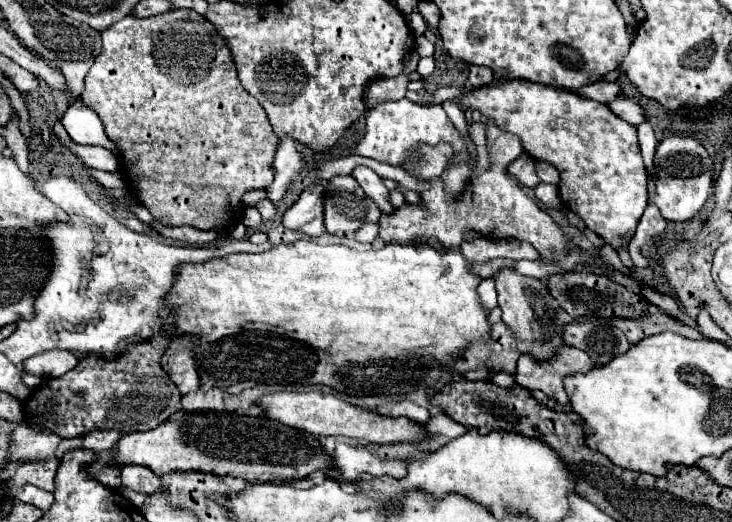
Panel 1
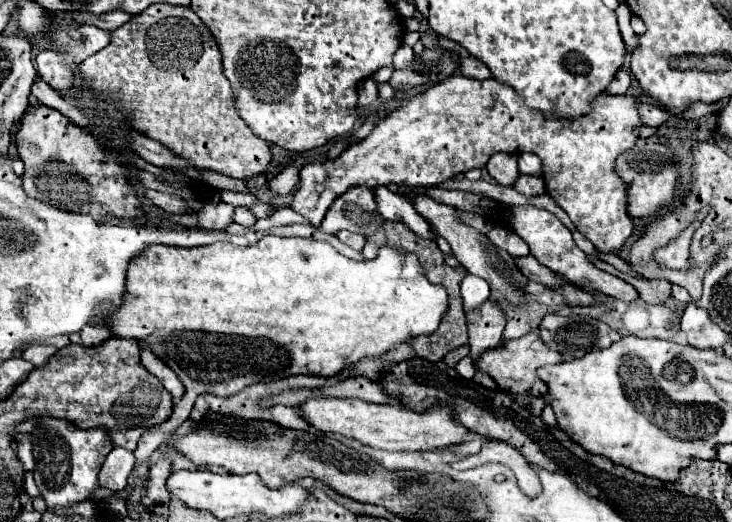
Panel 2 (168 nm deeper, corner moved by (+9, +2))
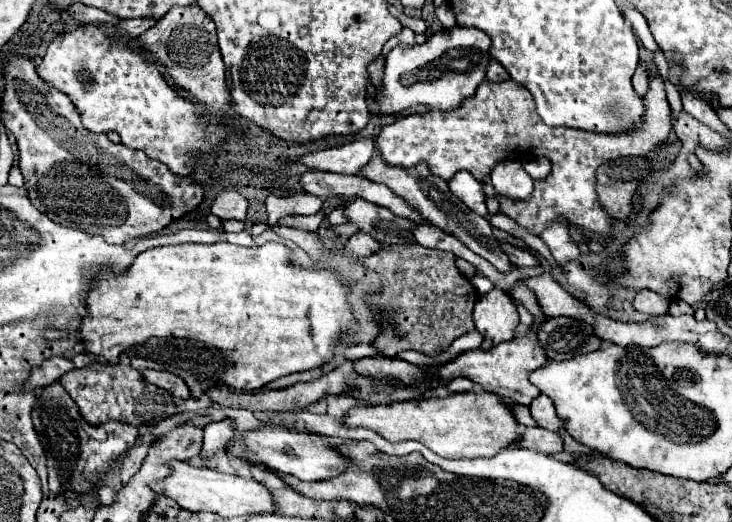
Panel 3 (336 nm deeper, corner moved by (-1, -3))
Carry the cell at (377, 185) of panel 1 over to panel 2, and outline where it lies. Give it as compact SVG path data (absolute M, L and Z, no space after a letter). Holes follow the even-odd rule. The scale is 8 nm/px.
M376 186L374 188L374 198L376 198L378 212L380 212L380 216L384 220L402 222L402 224L410 226L416 234L422 234L424 238L432 238L434 240L434 236L430 234L428 222L420 214L416 216L416 210L414 210L410 200L406 200L400 194L390 192L386 186Z

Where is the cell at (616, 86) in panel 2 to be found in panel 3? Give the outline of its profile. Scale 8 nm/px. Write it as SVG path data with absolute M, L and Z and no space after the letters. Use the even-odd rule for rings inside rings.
M640 63L636 67L636 73L632 77L632 83L634 83L634 89L638 95L644 95L644 91L648 91L648 83L650 83L650 71L646 67L646 63Z

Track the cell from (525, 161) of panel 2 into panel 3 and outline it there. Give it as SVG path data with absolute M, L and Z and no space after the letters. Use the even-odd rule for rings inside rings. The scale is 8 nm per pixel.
M516 161L498 163L490 177L496 193L512 199L526 199L534 189L534 179L522 167L518 167Z

